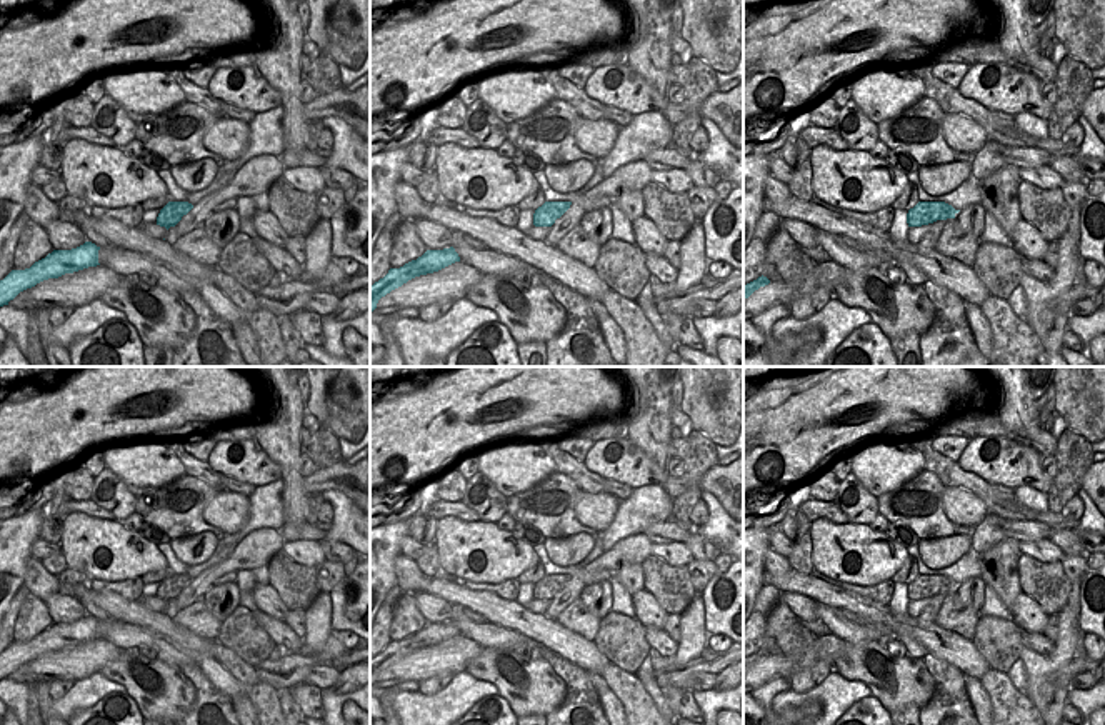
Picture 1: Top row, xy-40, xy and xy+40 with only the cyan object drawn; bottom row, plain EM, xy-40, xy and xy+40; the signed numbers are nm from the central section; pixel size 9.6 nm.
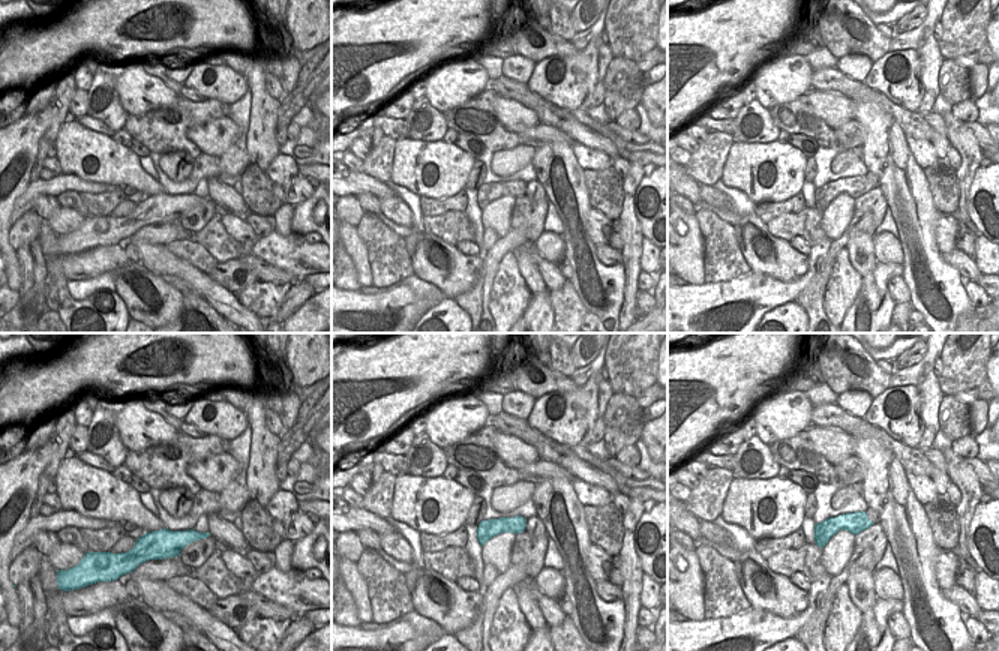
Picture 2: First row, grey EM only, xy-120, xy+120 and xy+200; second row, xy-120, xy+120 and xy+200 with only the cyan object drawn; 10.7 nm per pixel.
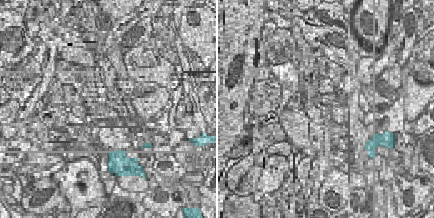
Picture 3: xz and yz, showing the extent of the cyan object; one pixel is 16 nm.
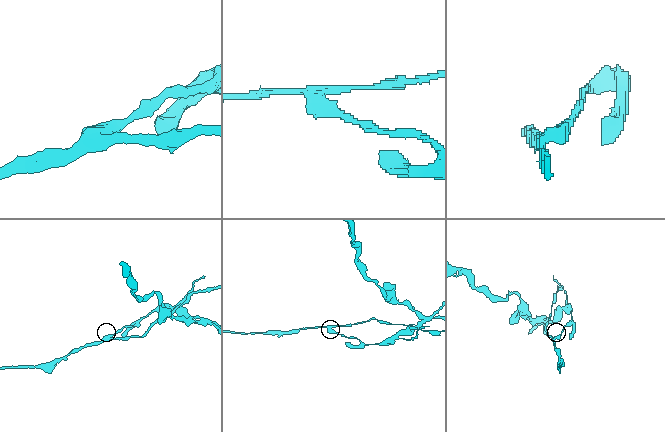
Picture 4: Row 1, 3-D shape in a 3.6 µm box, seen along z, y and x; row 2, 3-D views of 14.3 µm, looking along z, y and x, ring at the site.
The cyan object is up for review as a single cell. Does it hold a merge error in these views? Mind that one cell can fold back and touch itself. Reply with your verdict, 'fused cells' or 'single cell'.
fused cells

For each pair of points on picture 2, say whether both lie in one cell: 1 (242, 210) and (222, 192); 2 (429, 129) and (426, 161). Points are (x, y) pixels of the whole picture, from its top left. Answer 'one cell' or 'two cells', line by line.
1: one cell
2: two cells

